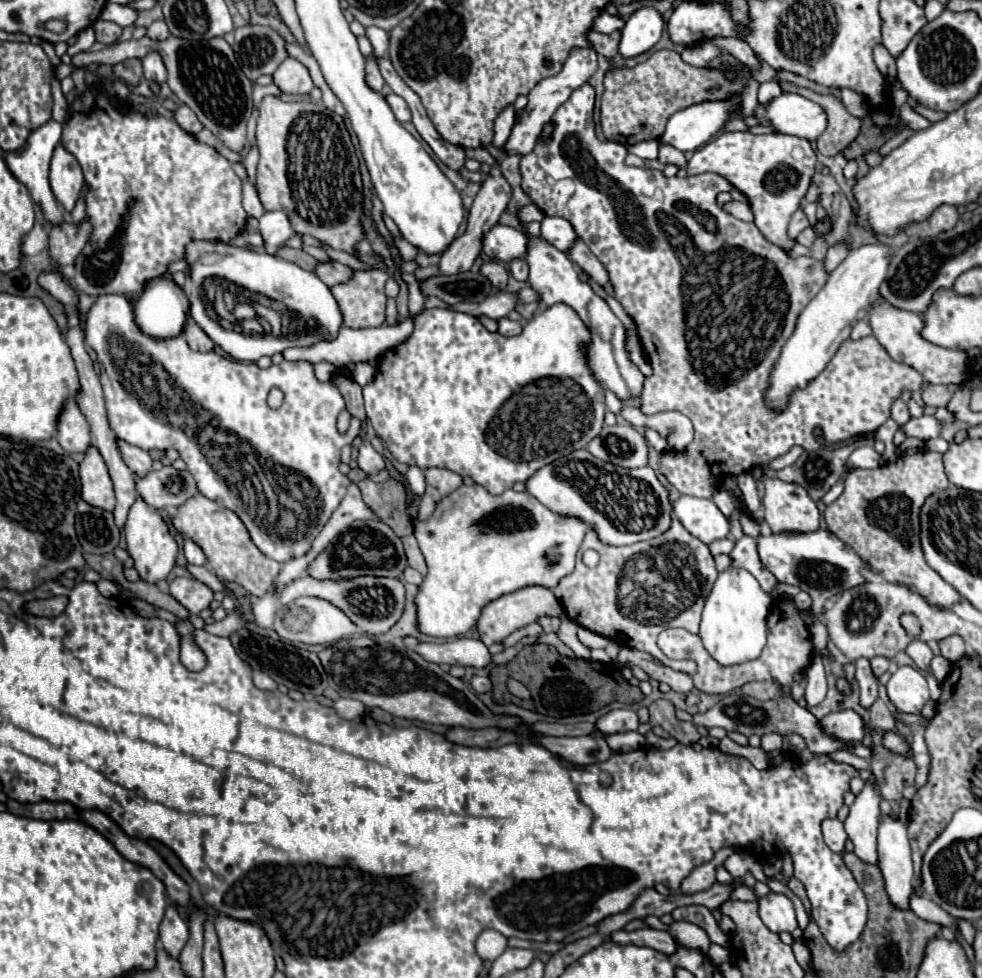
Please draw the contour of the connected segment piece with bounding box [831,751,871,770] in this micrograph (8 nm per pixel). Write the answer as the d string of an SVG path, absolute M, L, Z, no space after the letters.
M848 751L833 752L831 753L831 759L833 759L833 761L837 761L837 763L849 764L859 770L871 768L869 760L853 755Z

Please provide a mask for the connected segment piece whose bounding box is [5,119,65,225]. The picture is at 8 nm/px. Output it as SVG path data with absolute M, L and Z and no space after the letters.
M51 119L45 125L41 125L39 129L35 129L35 133L31 133L31 137L27 139L27 145L23 149L5 153L5 161L7 161L9 171L29 189L31 199L37 205L37 209L43 215L47 225L61 225L65 221L65 217L63 217L61 209L57 207L57 201L51 193L51 187L49 187L49 161L51 161L53 149L57 147L59 139L61 139L61 123Z

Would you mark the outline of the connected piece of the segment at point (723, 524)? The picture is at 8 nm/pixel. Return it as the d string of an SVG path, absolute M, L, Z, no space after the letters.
M681 495L677 501L673 501L673 515L691 535L701 539L703 543L723 539L731 529L719 507L711 499L703 497Z

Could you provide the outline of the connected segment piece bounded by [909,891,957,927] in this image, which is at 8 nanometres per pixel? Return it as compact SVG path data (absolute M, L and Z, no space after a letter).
M913 891L913 893L911 893L911 899L909 899L909 907L911 907L919 917L923 917L923 919L927 919L927 921L943 923L943 925L947 925L947 927L957 927L957 925L955 925L955 919L953 919L947 911L939 909L939 905L935 905L927 895L917 895L917 893Z

